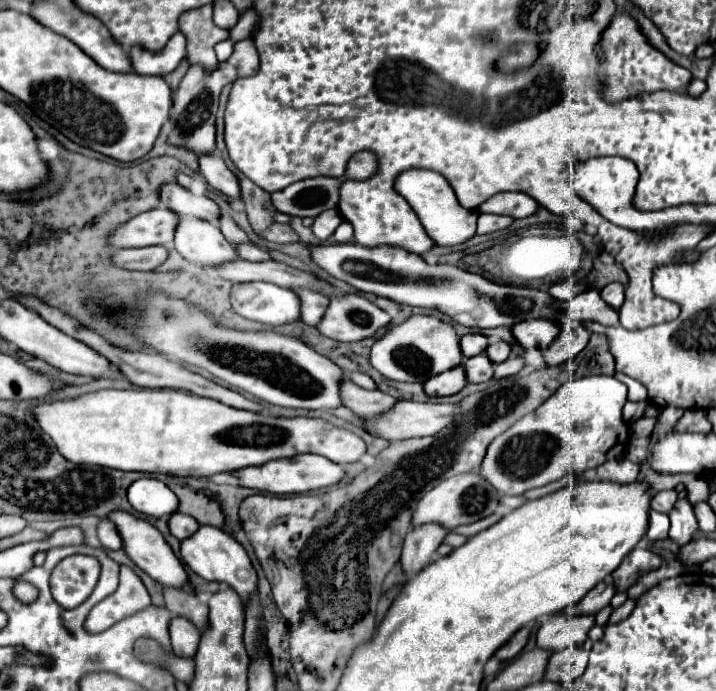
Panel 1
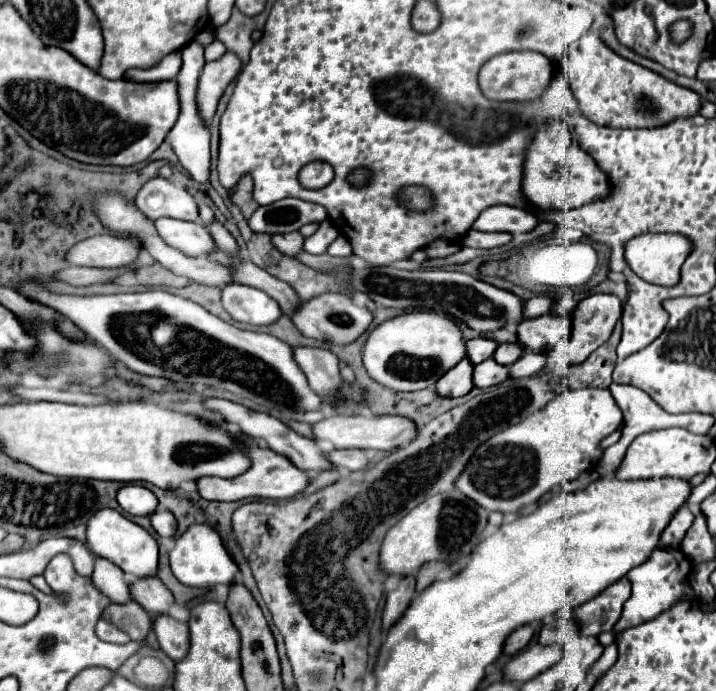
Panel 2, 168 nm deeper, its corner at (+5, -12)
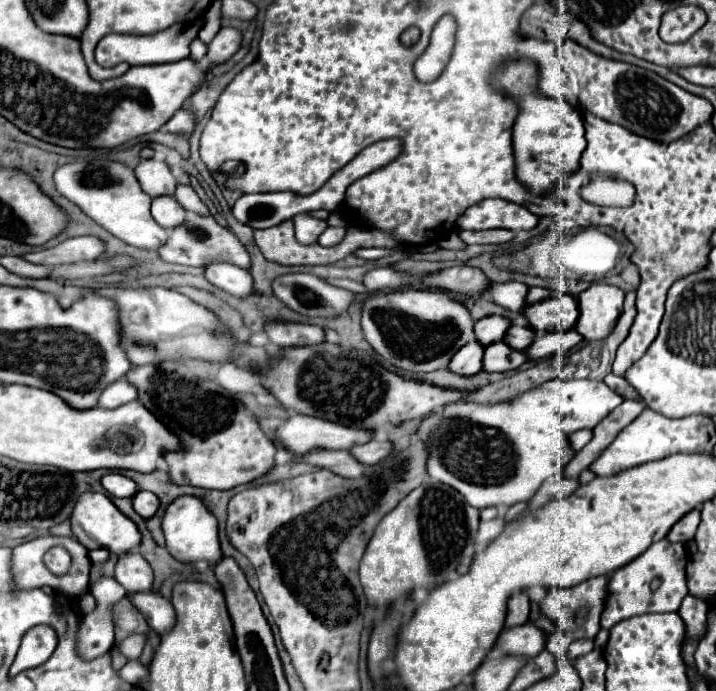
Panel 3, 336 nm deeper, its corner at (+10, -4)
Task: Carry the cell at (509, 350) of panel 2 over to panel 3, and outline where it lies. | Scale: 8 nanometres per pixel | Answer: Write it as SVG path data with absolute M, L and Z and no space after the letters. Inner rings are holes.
M512 326L504 338L504 342L516 350L528 348L532 344L532 340L534 340L534 330L532 328L520 328L520 326Z

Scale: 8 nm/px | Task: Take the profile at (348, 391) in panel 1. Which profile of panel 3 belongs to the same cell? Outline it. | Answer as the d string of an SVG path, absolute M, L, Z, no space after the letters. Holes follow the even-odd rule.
M280 320L264 324L270 342L278 348L284 346L312 346L324 342L324 330L312 324L282 324Z

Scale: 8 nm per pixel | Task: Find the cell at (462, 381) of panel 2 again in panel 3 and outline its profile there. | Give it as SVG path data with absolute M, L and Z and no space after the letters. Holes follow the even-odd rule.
M472 340L456 352L456 356L452 358L448 368L456 374L472 376L472 374L482 370L482 352L484 352L482 344L478 344L478 340Z

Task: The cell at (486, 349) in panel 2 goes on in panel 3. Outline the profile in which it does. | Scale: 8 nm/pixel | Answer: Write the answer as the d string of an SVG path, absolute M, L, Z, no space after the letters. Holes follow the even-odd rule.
M486 316L486 318L480 318L474 326L474 332L476 332L476 338L482 346L490 346L494 342L500 342L504 340L508 328L512 326L512 322L506 318L506 316Z

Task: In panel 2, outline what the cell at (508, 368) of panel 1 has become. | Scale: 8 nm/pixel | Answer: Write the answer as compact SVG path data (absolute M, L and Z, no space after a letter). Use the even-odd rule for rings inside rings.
M525 352L521 358L511 364L511 378L527 378L537 374L545 366L545 354L535 354L535 352Z

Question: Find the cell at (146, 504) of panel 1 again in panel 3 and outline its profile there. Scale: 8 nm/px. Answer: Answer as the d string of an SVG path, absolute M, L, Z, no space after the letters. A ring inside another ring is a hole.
M106 474L106 476L102 476L100 482L102 482L104 490L116 498L132 498L138 490L136 484L122 474Z

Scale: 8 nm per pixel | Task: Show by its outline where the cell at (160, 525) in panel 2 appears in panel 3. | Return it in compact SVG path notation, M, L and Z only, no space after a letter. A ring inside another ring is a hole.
M140 490L136 492L136 496L132 498L132 506L134 510L142 516L142 518L150 518L156 510L158 510L158 498L152 492Z

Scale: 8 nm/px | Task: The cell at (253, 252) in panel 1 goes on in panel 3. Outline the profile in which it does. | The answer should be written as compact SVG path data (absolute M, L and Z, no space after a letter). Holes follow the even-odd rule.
M178 184L176 186L176 192L174 192L174 198L188 210L188 212L196 212L196 214L204 214L208 216L208 208L204 206L204 202L196 196L196 192L192 190L192 186L186 186L186 184Z

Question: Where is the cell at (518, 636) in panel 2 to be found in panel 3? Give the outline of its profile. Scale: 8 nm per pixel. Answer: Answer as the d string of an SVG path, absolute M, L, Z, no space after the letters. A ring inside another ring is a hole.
M516 592L516 596L510 596L508 600L508 616L506 616L506 628L520 626L528 622L528 612L530 612L530 600L526 592Z

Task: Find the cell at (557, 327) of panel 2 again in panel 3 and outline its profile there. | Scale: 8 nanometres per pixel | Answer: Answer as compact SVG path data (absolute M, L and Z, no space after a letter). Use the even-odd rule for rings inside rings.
M558 294L526 306L524 314L530 320L530 328L536 332L566 332L574 328L578 320L578 300L572 294Z

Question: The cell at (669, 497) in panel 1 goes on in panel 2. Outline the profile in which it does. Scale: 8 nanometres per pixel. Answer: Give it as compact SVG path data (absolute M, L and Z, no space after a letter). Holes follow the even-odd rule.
M687 506L679 508L679 512L675 512L675 516L671 518L671 522L669 522L667 528L663 530L661 544L673 546L673 544L681 542L683 536L685 536L685 532L687 532L689 526L693 524L693 518L695 518L695 516L693 516L693 512L691 512Z

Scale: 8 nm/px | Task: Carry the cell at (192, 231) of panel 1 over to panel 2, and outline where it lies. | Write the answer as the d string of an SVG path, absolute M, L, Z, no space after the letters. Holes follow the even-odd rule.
M161 218L161 220L155 220L155 228L167 244L171 244L173 248L179 248L179 252L187 256L207 258L215 250L215 242L211 240L209 230L199 222Z

